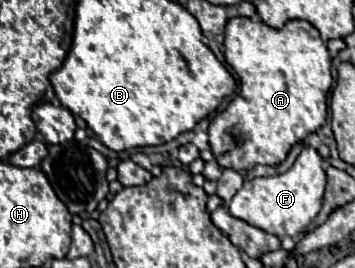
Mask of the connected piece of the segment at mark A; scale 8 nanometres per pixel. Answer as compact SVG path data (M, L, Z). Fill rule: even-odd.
M232 18L232 20L226 24L226 32L224 32L224 58L226 58L226 62L232 66L232 70L234 70L234 72L238 74L238 78L240 78L240 92L238 92L238 96L226 106L224 112L220 112L220 114L216 114L216 116L212 118L212 122L210 122L210 126L208 126L210 148L212 148L216 160L218 160L218 164L220 164L222 168L232 168L232 170L242 172L242 170L248 170L248 168L252 168L252 166L256 166L256 164L278 166L280 162L286 160L286 156L288 156L288 152L290 152L290 148L292 148L294 144L302 142L310 132L316 132L316 130L326 122L328 115L326 97L331 89L332 82L334 82L334 80L332 80L332 72L330 72L332 62L330 62L328 48L326 48L326 44L322 42L318 30L316 30L310 22L306 22L306 20L288 20L288 22L284 24L284 28L278 30L278 28L270 28L270 26L264 24L264 22L254 22L254 20L250 20L250 18Z

